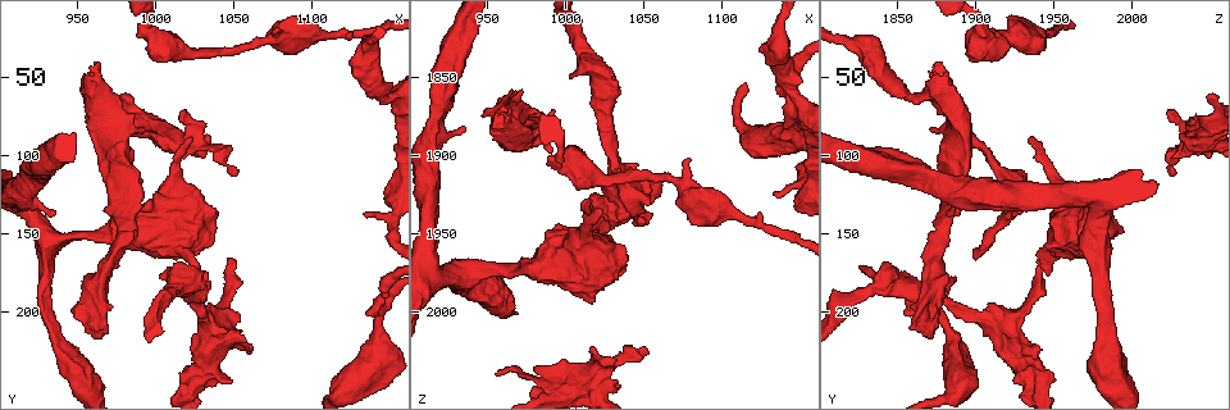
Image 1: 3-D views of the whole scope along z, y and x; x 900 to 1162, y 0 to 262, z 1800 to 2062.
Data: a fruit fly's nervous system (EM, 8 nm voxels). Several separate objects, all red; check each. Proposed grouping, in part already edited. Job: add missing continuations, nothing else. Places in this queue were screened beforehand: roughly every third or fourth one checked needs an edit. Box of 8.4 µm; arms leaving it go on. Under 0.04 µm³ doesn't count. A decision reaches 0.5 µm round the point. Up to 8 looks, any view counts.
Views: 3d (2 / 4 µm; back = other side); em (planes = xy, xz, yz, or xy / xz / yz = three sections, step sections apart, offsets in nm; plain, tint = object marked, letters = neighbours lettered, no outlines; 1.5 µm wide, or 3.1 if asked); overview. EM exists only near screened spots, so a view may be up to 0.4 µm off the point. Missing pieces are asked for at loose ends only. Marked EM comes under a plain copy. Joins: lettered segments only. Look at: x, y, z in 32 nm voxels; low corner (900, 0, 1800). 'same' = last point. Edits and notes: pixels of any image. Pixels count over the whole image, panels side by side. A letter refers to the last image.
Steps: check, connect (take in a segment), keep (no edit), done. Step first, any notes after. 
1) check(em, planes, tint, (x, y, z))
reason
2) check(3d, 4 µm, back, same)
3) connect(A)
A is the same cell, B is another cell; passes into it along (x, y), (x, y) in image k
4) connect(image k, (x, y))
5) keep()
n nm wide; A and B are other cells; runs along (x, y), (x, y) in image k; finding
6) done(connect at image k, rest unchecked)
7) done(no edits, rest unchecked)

check(em, xz, step 4, tint, (1050, 112, 2026))
tapers out

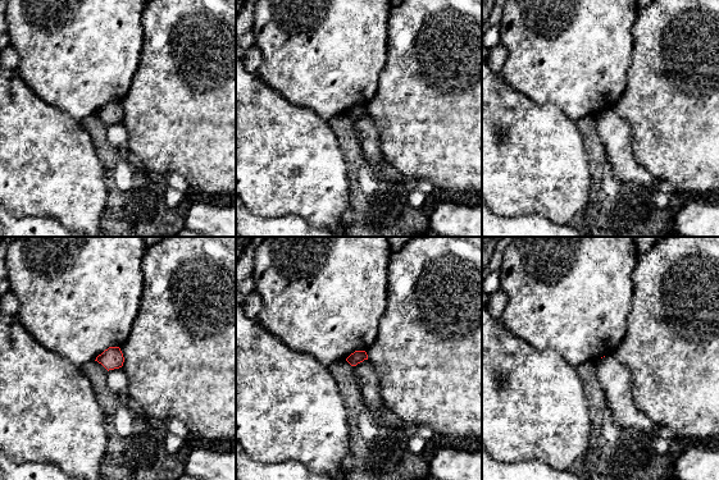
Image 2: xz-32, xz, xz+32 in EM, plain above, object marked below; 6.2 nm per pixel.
check(em, planes, letters, same)
another direction

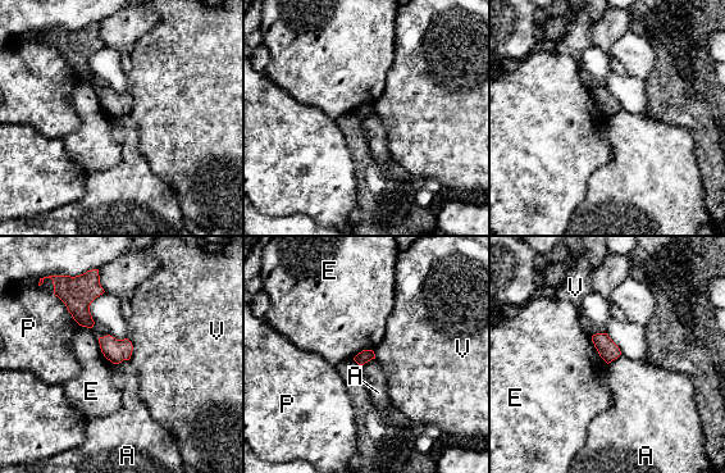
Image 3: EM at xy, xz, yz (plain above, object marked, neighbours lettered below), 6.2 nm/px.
keep()
A, E, P and V are other cells; border along (128, 359), (115, 364) in image 3; none of them fits

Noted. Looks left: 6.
check(3d, 4 µm, (936, 138, 1884))
stops while still wide

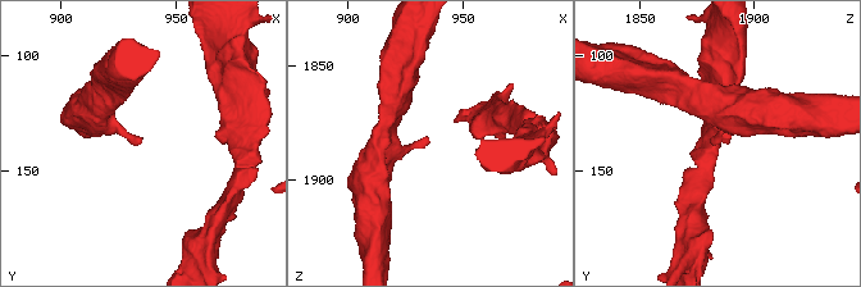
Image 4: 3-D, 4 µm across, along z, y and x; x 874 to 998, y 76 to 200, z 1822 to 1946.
check(em, xy, step 4, tint, (935, 136, 1882))

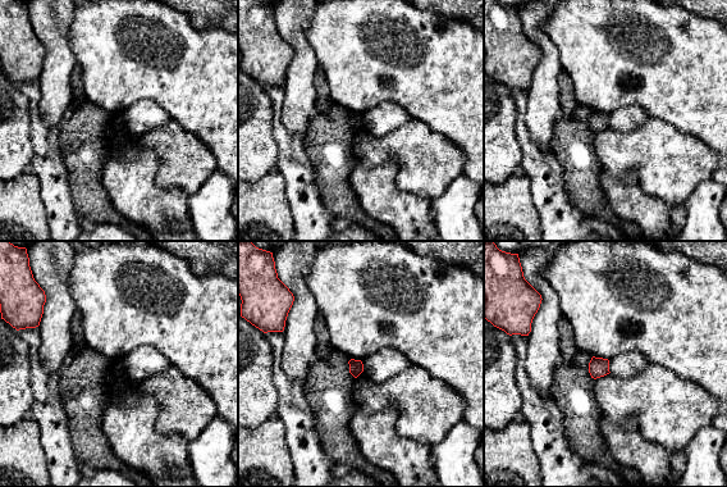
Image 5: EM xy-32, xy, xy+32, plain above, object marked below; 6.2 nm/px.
check(em, planes, letters, same)
another direction

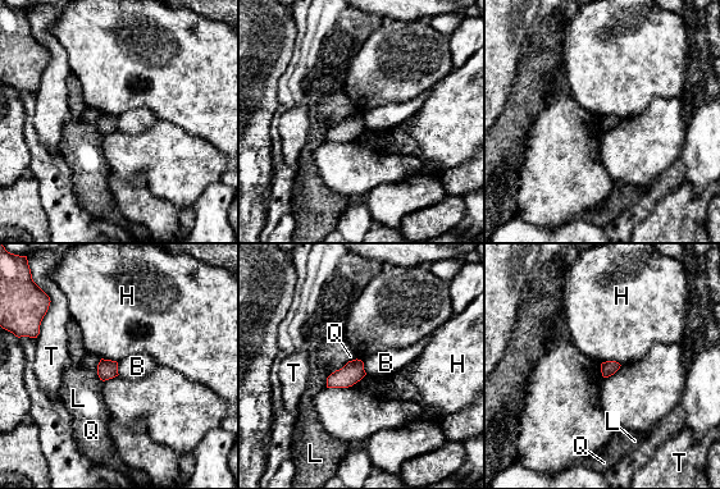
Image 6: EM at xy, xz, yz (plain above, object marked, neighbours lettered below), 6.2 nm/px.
keep()
B, H, L, Q and T are other cells; border along (361, 361), (367, 374) in image 6; no lettered segment goes on from it

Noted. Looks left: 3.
check(em, xz, step 4, letters, (1080, 18, 1902))
thin end

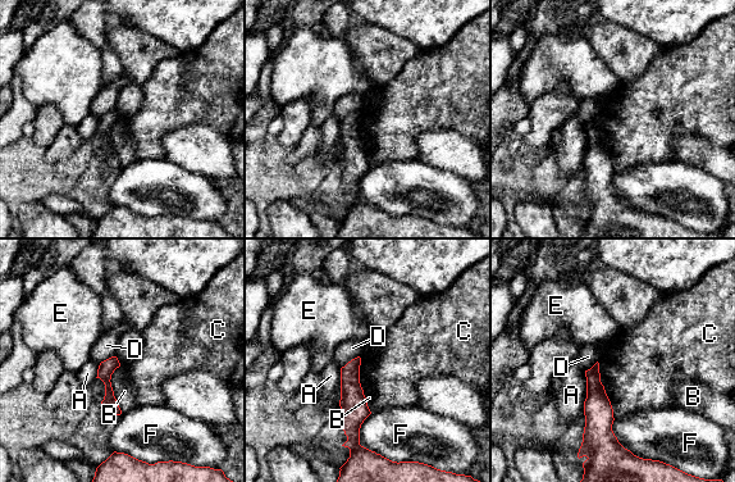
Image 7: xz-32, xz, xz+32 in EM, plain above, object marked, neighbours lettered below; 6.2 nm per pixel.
keep()
C touches over 380 nm; A, B, C, D, E and F are other cells; runs along (357, 360), (352, 367), (356, 437) in image 7; none of them fits

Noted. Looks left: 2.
done(no edits, rest unchecked)

